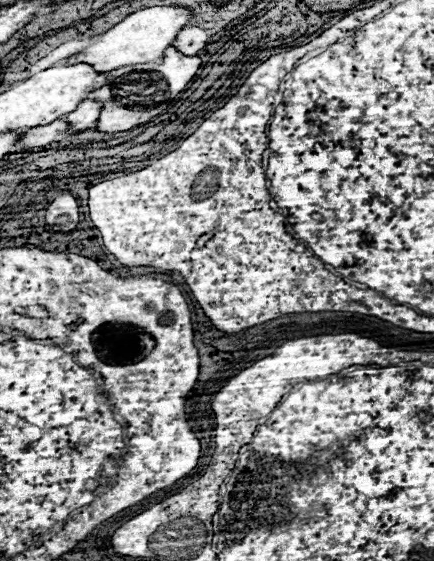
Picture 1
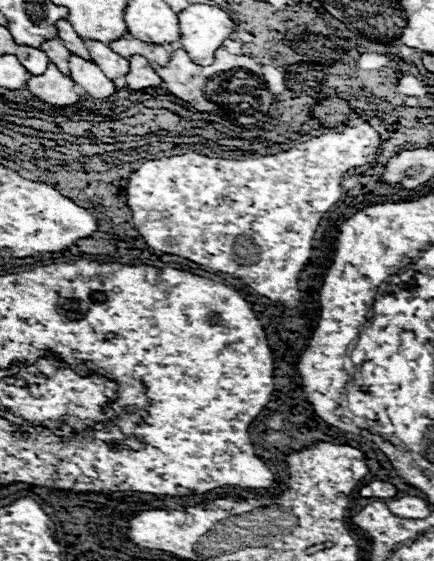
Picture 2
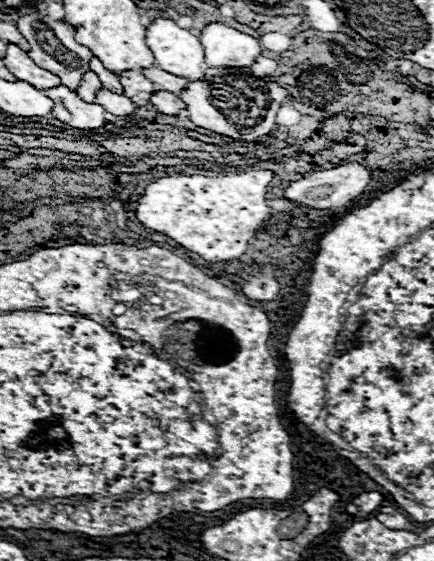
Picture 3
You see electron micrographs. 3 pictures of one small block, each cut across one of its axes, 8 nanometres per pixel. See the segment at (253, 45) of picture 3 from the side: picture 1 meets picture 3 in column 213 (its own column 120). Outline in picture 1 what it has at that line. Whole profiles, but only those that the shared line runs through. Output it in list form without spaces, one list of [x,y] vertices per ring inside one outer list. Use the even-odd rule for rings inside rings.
[[[150,6],[138,12],[128,14],[120,24],[116,24],[112,30],[104,32],[100,40],[90,44],[86,50],[82,50],[78,56],[70,56],[66,62],[90,62],[96,66],[96,70],[116,70],[122,66],[132,64],[144,64],[144,62],[162,62],[164,52],[180,30],[192,20],[192,10],[184,6]]]

